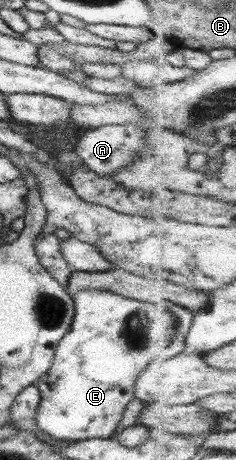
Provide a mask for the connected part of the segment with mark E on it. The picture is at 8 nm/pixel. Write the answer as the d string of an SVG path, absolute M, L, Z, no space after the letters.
M82 290L74 292L71 297L73 301L74 317L72 323L69 325L68 331L60 338L58 346L54 352L53 363L50 368L33 384L39 392L39 404L35 416L35 425L39 435L43 434L58 441L82 441L83 439L106 439L116 430L123 417L123 412L126 404L133 399L133 388L138 375L147 367L150 361L157 361L158 359L171 359L176 355L180 355L186 351L186 336L190 333L192 322L195 319L195 312L182 304L176 302L158 302L148 303L141 302L134 299L128 299L126 296L114 294L114 292L104 290Z

